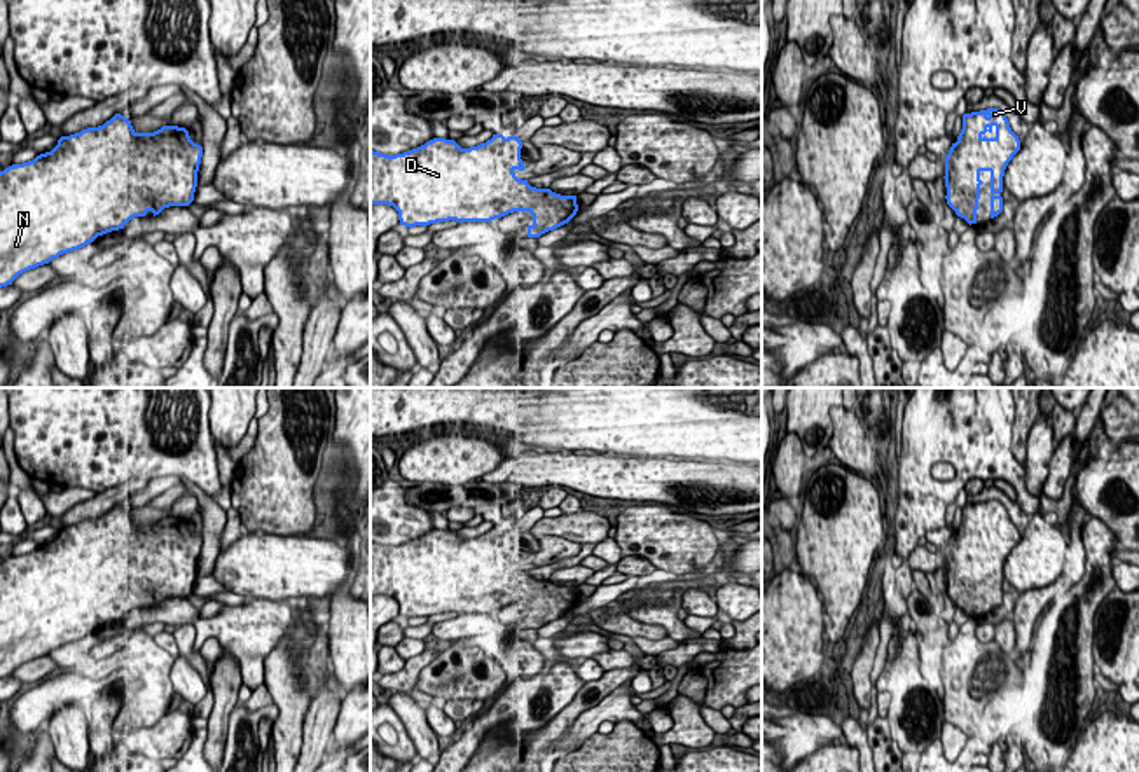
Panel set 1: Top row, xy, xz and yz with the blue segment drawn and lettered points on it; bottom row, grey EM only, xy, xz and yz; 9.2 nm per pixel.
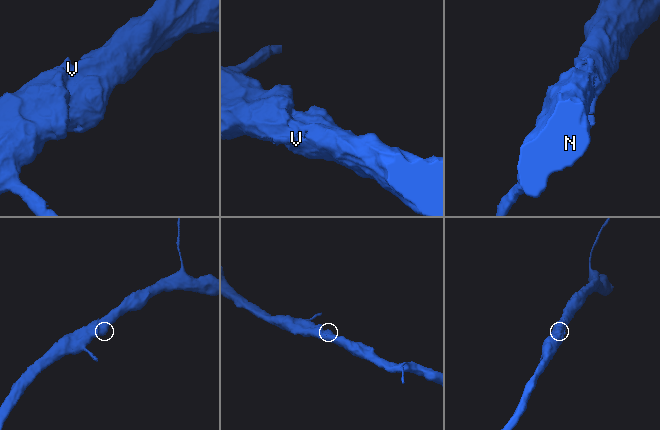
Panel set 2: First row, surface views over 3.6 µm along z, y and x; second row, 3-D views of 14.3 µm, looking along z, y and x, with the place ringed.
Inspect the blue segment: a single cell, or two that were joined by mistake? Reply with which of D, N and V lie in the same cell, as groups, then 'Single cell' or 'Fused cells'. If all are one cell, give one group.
Groups: D N V. Single cell

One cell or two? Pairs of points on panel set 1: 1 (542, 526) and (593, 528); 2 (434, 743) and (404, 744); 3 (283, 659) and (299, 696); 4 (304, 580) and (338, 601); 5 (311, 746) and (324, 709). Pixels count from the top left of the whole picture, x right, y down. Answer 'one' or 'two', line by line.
1: one
2: two
3: one
4: two
5: one

